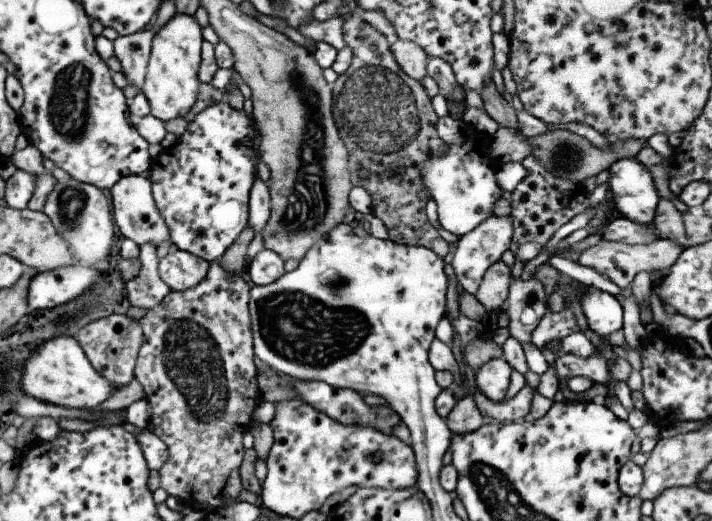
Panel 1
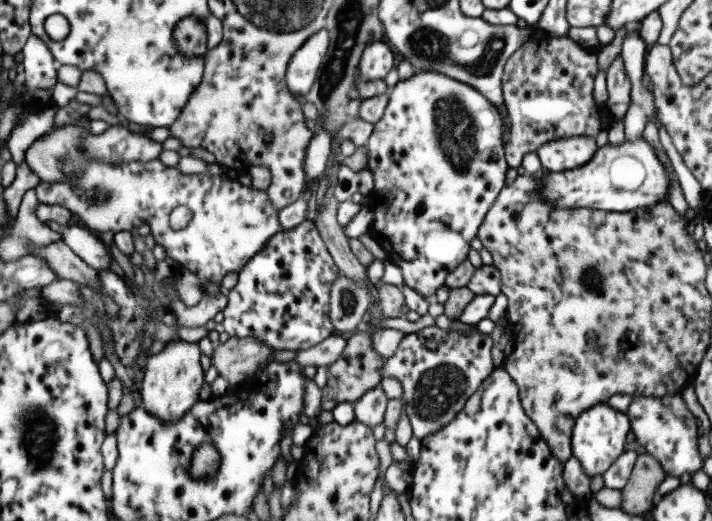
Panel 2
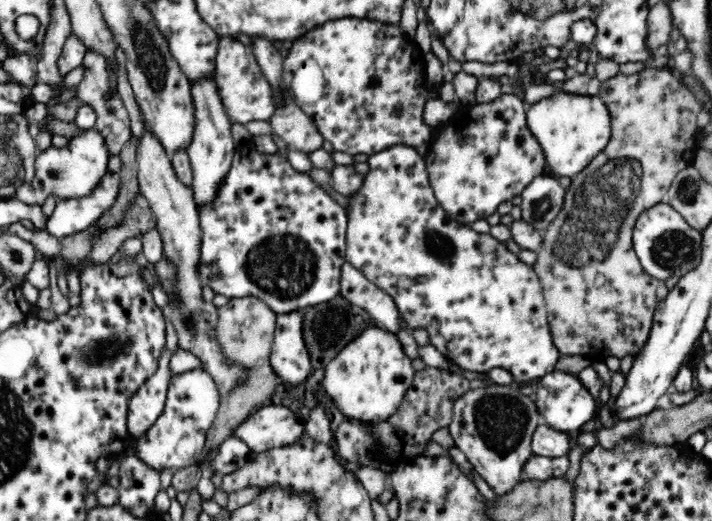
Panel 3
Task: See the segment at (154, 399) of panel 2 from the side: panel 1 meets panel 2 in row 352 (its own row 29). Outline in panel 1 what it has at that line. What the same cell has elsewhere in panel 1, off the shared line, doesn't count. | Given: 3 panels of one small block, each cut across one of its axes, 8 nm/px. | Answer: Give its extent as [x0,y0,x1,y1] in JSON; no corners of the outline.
[140,12,201,123]

